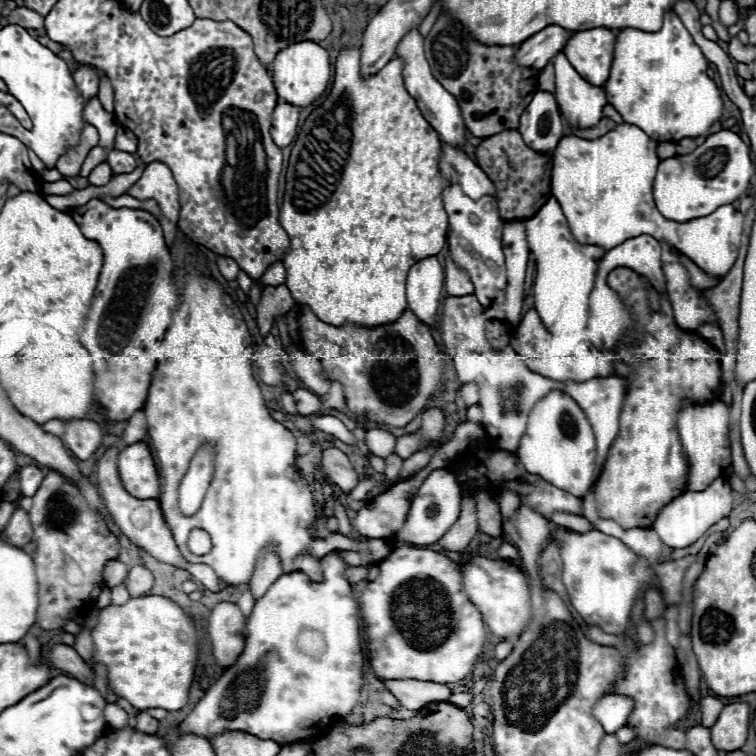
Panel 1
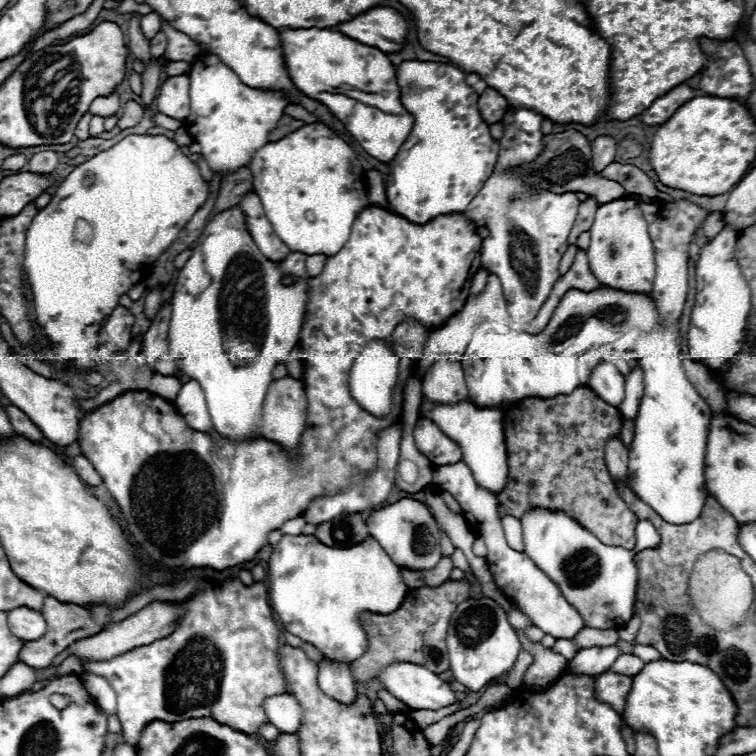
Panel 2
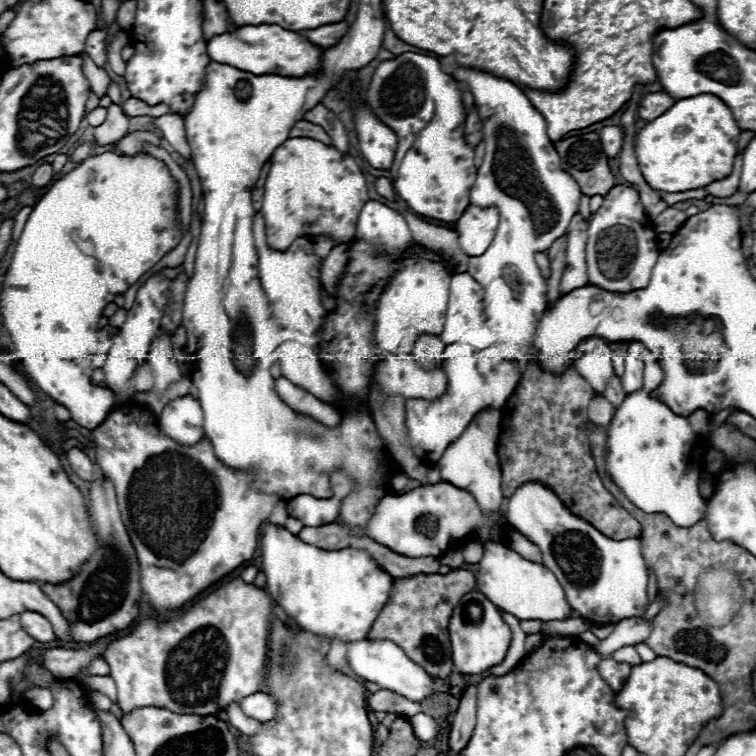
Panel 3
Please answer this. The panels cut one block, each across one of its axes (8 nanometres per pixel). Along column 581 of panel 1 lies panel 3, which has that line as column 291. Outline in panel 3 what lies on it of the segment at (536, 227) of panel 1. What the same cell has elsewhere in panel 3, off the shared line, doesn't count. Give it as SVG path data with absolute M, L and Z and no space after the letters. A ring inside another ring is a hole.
M260 212L254 216L252 230L258 252L258 278L270 302L270 312L274 314L274 320L282 328L290 328L314 336L322 328L322 322L326 320L328 314L328 310L322 306L322 296L320 296L322 260L316 256L314 244L308 238L298 238L284 252L270 250L264 234L264 216Z

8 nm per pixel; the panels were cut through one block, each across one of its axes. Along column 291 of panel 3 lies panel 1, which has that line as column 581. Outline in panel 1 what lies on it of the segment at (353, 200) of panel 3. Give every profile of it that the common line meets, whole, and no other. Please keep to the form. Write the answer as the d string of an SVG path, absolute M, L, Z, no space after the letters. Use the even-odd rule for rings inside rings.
M626 122L618 124L612 132L600 136L598 140L584 140L578 136L564 136L560 140L560 144L556 146L558 150L554 150L552 154L552 162L554 162L552 164L552 196L560 202L572 236L580 244L592 244L592 246L602 246L610 250L628 238L648 234L660 242L672 242L676 250L688 256L708 276L724 278L738 256L744 216L732 204L728 204L728 206L716 208L708 216L700 216L688 222L666 220L656 210L654 200L652 200L652 188L650 188L650 178L656 176L656 168L660 164L660 158L656 156L656 146L658 146L656 140L648 138L638 126L628 126Z

